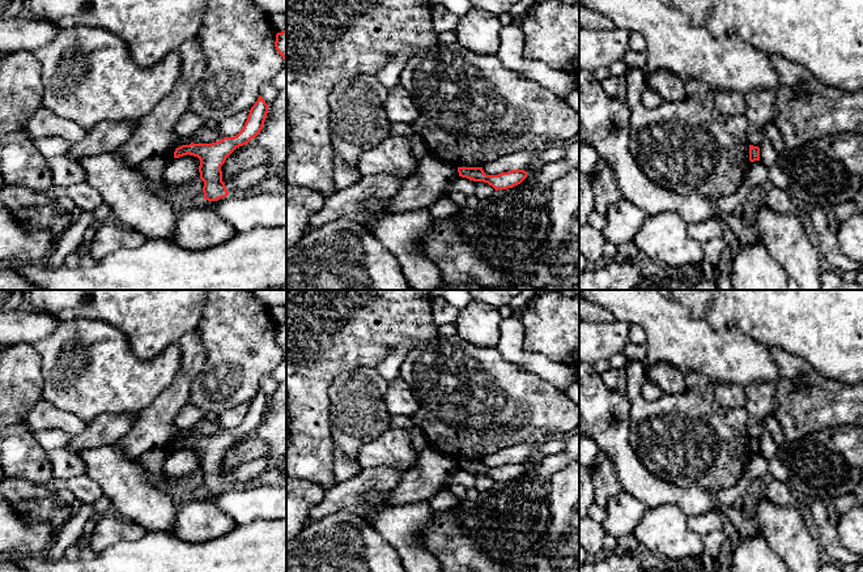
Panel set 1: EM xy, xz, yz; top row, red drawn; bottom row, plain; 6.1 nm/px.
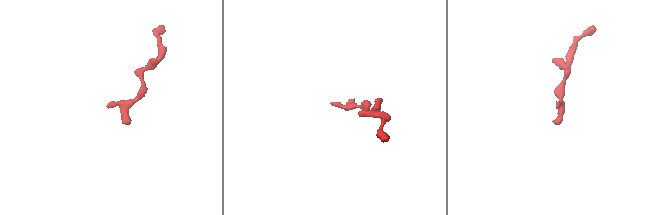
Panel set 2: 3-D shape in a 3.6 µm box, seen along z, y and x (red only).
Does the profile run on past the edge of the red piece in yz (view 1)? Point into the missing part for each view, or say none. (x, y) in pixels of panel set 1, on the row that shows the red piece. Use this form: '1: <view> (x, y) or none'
1: none

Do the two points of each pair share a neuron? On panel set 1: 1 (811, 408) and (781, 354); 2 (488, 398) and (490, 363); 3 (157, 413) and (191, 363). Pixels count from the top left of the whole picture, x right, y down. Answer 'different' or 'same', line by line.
1: same
2: same
3: same

